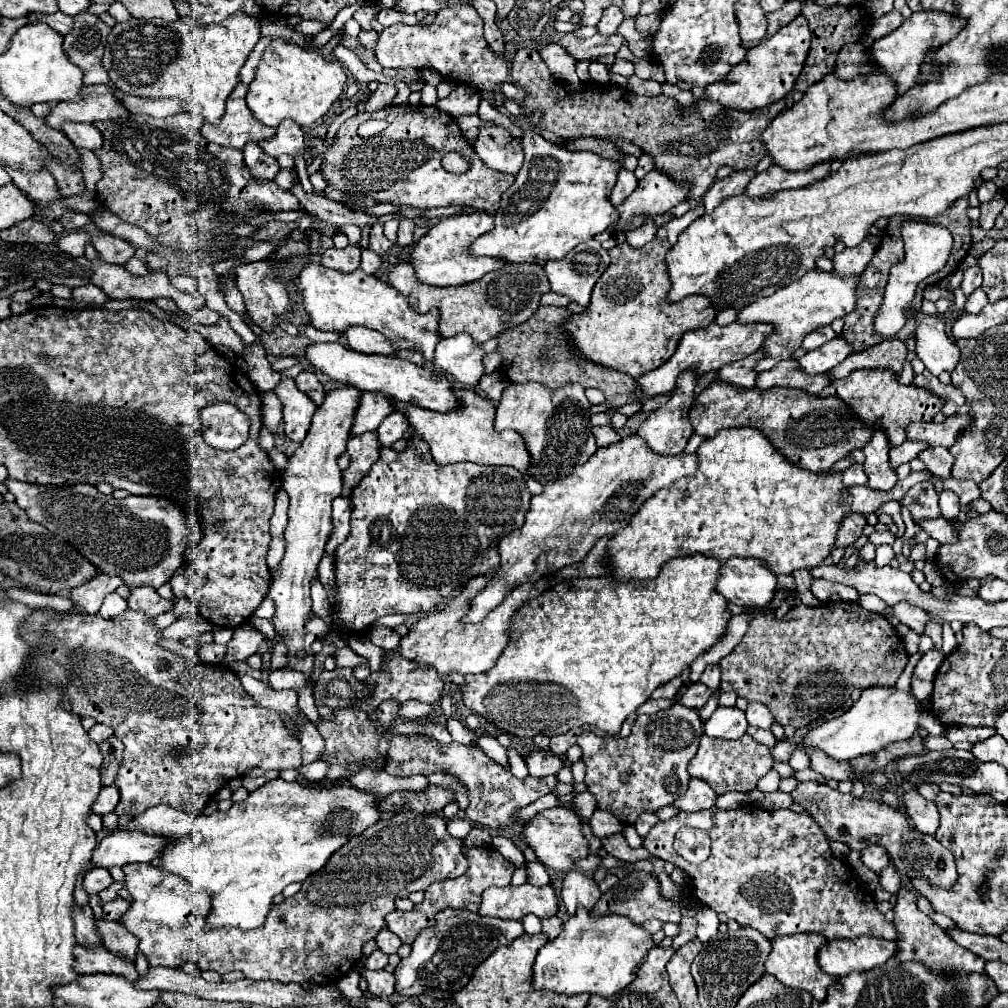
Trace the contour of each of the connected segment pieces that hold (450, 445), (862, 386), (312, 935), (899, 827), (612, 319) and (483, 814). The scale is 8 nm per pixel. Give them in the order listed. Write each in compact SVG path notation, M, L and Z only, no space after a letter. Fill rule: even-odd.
M458 390L456 394L462 406L448 414L438 414L438 412L424 410L418 406L406 406L406 402L394 402L394 408L402 410L410 422L410 428L418 430L418 434L422 434L422 438L428 442L436 464L440 466L448 466L456 462L504 464L526 474L530 468L530 454L526 448L526 442L514 430L508 430L508 432L494 430L496 406L492 404L492 400L482 398L474 390Z
M862 368L854 370L850 376L842 380L834 380L820 396L838 396L842 398L858 418L868 424L880 424L890 438L890 446L898 446L906 440L906 428L912 422L930 422L944 406L944 398L932 394L930 390L922 390L918 386L904 386L898 382L898 376L890 368Z
M400 812L400 814L394 814L390 820L380 820L378 824L374 824L370 830L366 830L366 834L360 834L358 838L352 838L350 844L346 844L342 850L338 850L338 854L334 854L326 866L322 866L322 870L318 870L318 874L310 874L310 878L306 878L306 882L302 882L302 888L298 890L298 894L294 894L292 898L286 898L282 904L278 906L272 906L266 920L264 920L264 926L258 926L254 930L238 930L238 928L220 928L220 930L206 930L206 918L212 910L212 894L208 890L196 890L192 888L184 878L180 876L174 876L174 874L166 874L164 870L160 868L154 868L150 864L130 864L130 866L122 866L124 870L124 886L126 890L132 894L134 898L134 904L130 906L130 910L118 920L120 924L124 924L134 936L140 938L140 952L146 954L150 966L170 966L170 968L176 968L180 966L180 962L184 960L194 960L198 964L200 970L214 970L218 974L226 974L226 972L232 972L232 970L240 970L244 972L246 978L250 980L272 980L272 982L284 982L284 984L290 984L290 982L296 982L296 984L322 984L322 982L332 982L336 984L340 978L344 978L356 964L356 960L362 956L362 948L368 940L376 938L378 930L382 930L386 926L386 914L390 914L394 910L394 900L396 898L408 898L410 892L416 892L416 890L426 890L430 884L434 882L440 882L440 880L446 880L446 878L458 878L466 872L466 858L462 856L462 840L460 838L454 838L448 834L446 830L446 820L440 816L440 814L414 814L414 812Z
M798 782L790 796L814 818L828 840L844 842L852 850L864 850L870 844L880 844L888 850L892 864L900 874L906 874L908 878L926 876L934 886L954 886L958 874L950 850L946 850L934 836L914 830L910 820L900 810L878 800L852 798L852 794L842 794L828 784L818 782Z
M654 238L642 248L618 244L608 250L612 262L594 286L590 310L572 316L566 330L576 348L602 366L640 378L646 372L662 366L678 348L684 332L706 328L716 318L716 308L708 296L690 296L680 302L670 302L670 276L666 270L666 252L670 244Z
M388 736L388 754L386 754L386 766L384 770L390 776L410 776L410 774L432 774L432 772L448 772L460 778L460 782L468 788L468 808L464 814L478 826L490 828L490 830L500 830L510 824L514 824L514 810L520 810L528 806L530 802L538 800L544 794L554 792L558 778L556 776L546 776L546 778L532 778L528 776L526 780L516 778L510 770L494 762L492 758L486 758L482 754L482 748L476 744L464 746L458 742L452 744L436 744L430 738L424 736Z

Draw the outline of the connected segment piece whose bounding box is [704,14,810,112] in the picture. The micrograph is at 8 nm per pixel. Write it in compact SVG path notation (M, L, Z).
M798 14L788 26L780 28L772 38L766 38L758 46L750 48L744 60L738 66L734 66L734 70L730 70L724 82L716 82L706 88L704 98L722 102L722 106L740 108L746 112L778 102L792 92L794 80L802 72L804 60L808 56L808 48L810 48L808 22L802 14Z

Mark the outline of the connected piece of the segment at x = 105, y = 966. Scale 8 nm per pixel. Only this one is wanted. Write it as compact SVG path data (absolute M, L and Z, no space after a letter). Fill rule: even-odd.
M76 944L74 946L74 970L78 974L118 974L126 980L134 982L138 978L138 972L134 968L134 962L126 960L124 956L108 952L104 946L86 948Z

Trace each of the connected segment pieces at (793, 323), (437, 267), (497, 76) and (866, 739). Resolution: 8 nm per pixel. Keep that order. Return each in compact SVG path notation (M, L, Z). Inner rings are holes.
M818 268L806 272L798 282L792 282L790 286L784 286L770 298L760 298L758 302L752 302L746 306L738 320L742 322L768 322L774 324L776 330L766 338L766 344L762 346L766 350L766 358L758 362L756 370L764 372L776 366L780 360L786 360L802 346L802 340L806 334L832 324L836 318L844 318L856 308L856 284L860 282L860 276L838 276L834 272L822 272Z
M472 212L462 214L454 218L446 218L436 222L426 236L418 240L418 244L412 248L412 266L418 274L418 280L430 284L430 286L464 286L468 282L480 280L484 274L498 270L506 264L506 260L492 260L492 258L478 258L470 254L470 244L490 232L494 228L494 216L488 212Z
M454 2L438 10L432 26L394 24L384 28L378 34L374 54L384 68L432 68L448 80L470 84L478 90L498 90L508 80L508 62L488 48L482 26L482 18L470 4Z
M872 686L866 688L860 700L842 716L824 722L822 726L810 730L802 744L810 748L824 750L834 760L850 760L862 754L872 754L886 748L890 742L908 740L923 725L929 725L931 717L931 735L941 735L942 725L930 712L920 710L920 700L910 690L898 690L896 686Z

